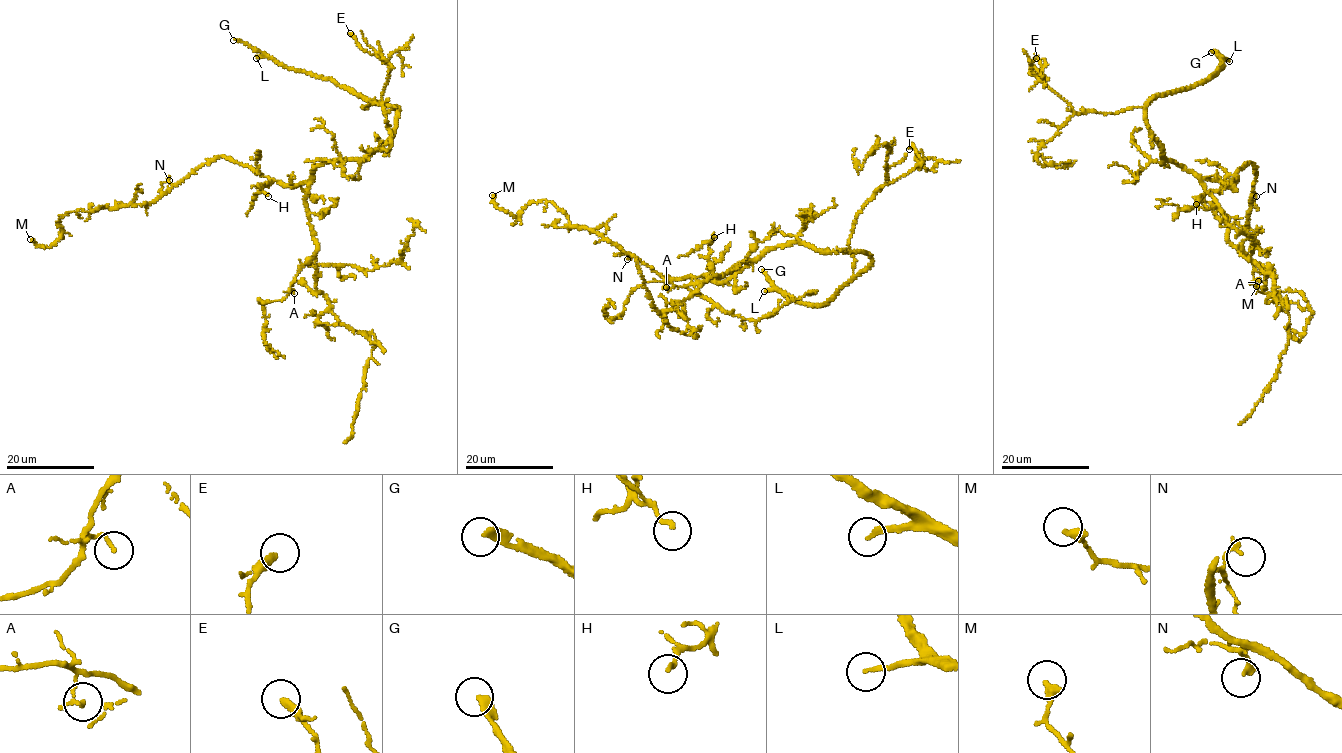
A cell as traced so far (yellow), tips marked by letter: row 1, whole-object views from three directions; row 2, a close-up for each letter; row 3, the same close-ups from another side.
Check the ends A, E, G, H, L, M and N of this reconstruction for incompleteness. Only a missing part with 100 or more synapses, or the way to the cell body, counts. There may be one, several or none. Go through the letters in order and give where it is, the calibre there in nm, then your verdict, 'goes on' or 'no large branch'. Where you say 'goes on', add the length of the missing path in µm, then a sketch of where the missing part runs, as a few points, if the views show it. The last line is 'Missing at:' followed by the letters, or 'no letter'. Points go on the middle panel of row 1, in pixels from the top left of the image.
A: at (666, 287); 130 nm thick; no large branch
E: at (909, 149); 280 nm thick; no large branch
G: at (761, 269); 280 nm thick; goes on; about 200 µm are missing
H: at (714, 237); 160 nm thick; no large branch
L: at (764, 291); 190 nm thick; goes on; about 80 µm are missing; missing branch runs (764, 291), (682, 282), (647, 320), (641, 334), (652, 350), (694, 364), (710, 374), (713, 389)
M: at (492, 195); 360 nm thick; no large branch
N: at (627, 259); 190 nm thick; no large branch
Missing at: G, L

